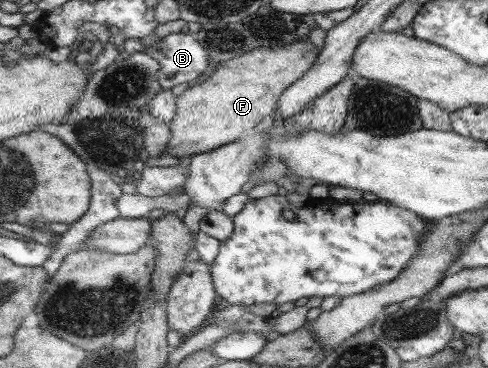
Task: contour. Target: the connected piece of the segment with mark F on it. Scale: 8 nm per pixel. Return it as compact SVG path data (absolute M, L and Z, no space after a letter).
M297 38L279 49L253 49L235 59L220 62L209 78L196 83L178 96L177 116L169 124L171 142L165 153L177 159L183 156L192 157L232 143L241 135L256 129L272 116L280 95L313 65L318 52L318 46Z

